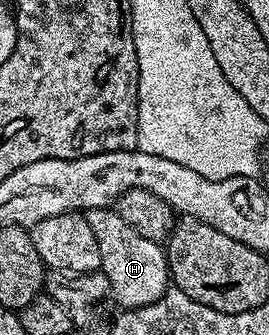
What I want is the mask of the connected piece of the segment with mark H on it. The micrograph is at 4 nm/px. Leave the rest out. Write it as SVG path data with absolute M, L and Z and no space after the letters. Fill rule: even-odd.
M114 208L88 210L85 214L93 236L97 236L97 248L101 248L101 272L109 280L112 299L125 310L136 310L145 304L161 300L169 288L167 255L164 247L153 240L145 240L141 232L133 232Z

